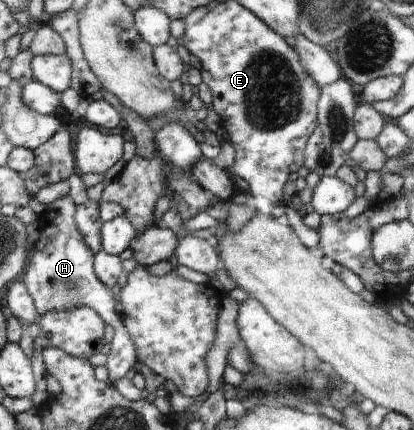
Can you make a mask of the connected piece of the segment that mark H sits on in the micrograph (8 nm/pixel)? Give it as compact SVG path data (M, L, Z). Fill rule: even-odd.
M71 195L49 206L49 209L41 217L42 234L36 243L36 249L30 257L29 265L23 275L29 291L35 299L39 314L43 317L49 311L64 311L89 307L95 309L97 314L109 323L115 331L115 337L111 343L111 351L107 355L107 383L116 383L125 378L127 372L138 362L135 343L131 341L124 323L121 323L119 315L115 313L115 301L109 287L97 278L96 257L91 246L85 242L83 233L77 225L77 205Z

